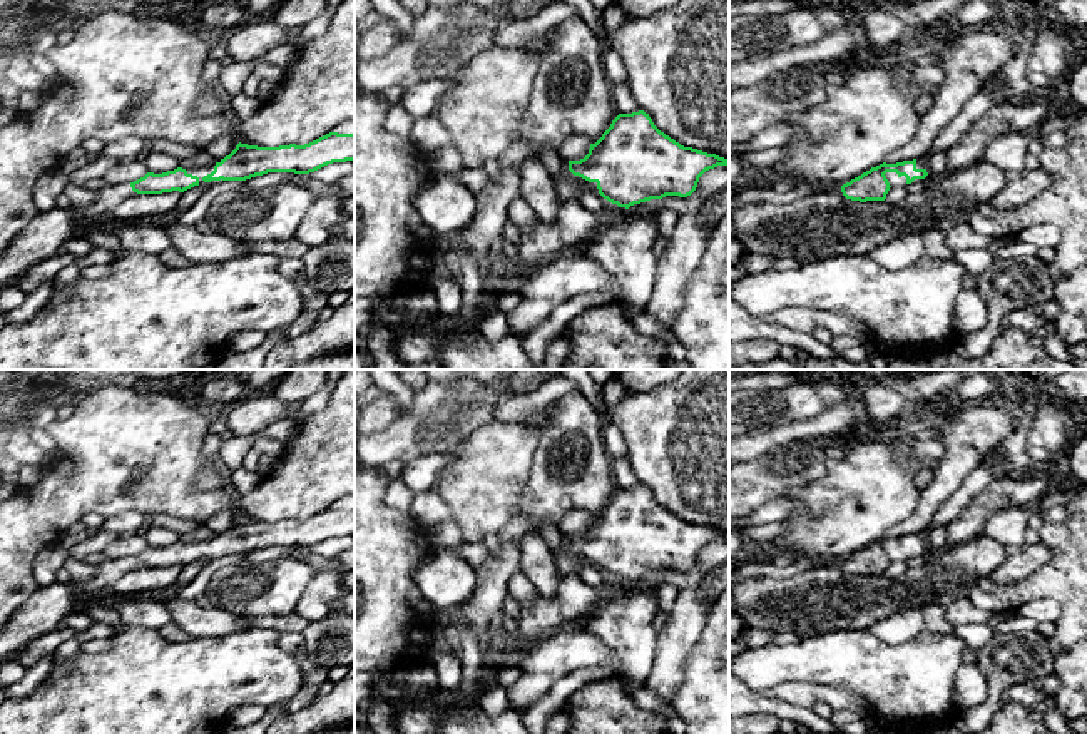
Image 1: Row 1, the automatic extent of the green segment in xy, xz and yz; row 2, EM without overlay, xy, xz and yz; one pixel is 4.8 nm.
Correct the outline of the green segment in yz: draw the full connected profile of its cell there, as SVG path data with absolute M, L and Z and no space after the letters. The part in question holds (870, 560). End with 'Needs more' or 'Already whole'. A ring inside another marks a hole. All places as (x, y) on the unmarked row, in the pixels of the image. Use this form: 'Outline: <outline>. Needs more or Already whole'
Outline: M926 532L896 538L880 538L841 560L841 567L851 575L885 575L891 562L918 558L928 550Z. Needs more

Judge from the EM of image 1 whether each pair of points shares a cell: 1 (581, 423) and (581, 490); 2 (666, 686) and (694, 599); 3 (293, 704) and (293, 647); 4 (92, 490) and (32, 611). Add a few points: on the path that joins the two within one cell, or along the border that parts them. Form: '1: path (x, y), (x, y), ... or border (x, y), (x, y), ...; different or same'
1: path (591, 440), (591, 463), (584, 474); same
2: path (668, 664), (673, 644), (686, 621); same
3: path (306, 691), (308, 667), (305, 661); same
4: border (39, 587), (17, 609); different

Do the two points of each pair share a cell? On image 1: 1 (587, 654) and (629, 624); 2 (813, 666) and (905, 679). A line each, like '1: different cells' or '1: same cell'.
1: different cells
2: same cell

